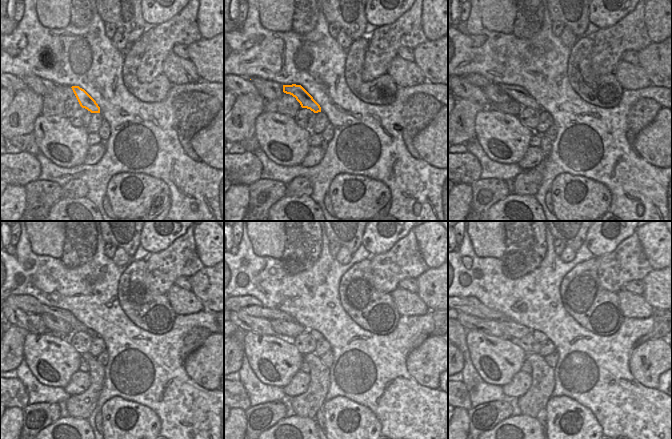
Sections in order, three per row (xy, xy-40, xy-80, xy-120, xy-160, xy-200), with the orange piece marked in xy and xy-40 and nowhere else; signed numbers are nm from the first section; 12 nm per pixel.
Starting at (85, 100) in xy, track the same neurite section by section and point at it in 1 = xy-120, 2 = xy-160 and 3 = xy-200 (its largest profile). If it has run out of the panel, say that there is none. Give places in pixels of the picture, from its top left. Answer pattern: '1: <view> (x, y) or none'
1: xy-120 (29, 304)
2: xy-160 (250, 305)
3: xy-200 (472, 306)

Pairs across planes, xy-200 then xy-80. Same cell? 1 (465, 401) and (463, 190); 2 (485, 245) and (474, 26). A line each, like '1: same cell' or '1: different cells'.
1: different cells
2: different cells

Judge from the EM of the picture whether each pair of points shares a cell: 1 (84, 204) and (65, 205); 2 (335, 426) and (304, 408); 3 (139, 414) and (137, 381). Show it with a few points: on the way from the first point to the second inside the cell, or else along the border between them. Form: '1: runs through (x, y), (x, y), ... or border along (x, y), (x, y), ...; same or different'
1: runs through (79, 204), (70, 203); same
2: border along (325, 400), (321, 407); different
3: border along (115, 397), (146, 405), (158, 416); different

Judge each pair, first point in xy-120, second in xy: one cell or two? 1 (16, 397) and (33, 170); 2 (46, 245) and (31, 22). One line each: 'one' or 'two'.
1: one
2: two

